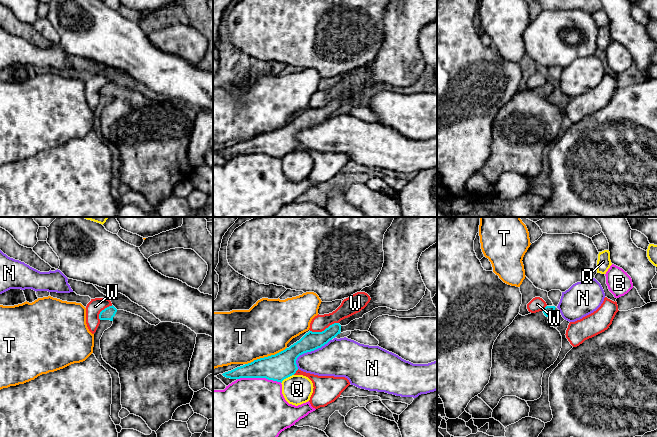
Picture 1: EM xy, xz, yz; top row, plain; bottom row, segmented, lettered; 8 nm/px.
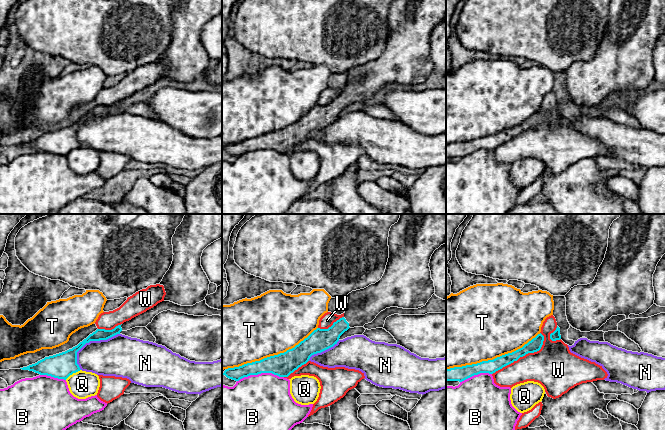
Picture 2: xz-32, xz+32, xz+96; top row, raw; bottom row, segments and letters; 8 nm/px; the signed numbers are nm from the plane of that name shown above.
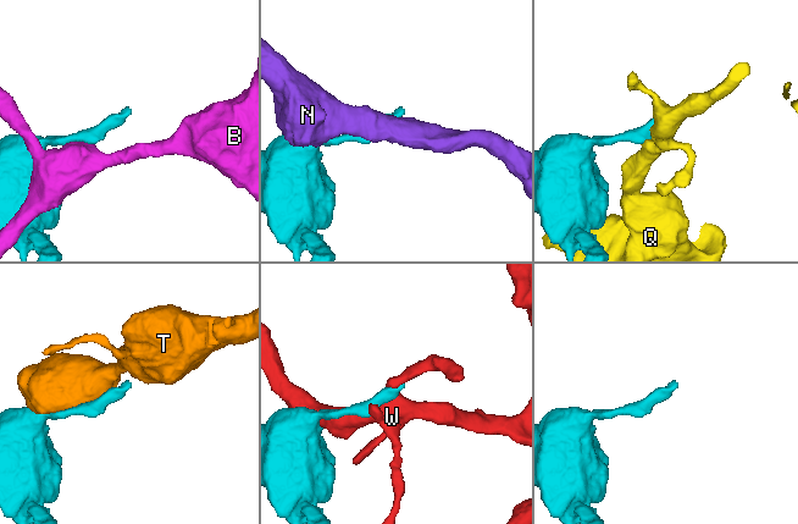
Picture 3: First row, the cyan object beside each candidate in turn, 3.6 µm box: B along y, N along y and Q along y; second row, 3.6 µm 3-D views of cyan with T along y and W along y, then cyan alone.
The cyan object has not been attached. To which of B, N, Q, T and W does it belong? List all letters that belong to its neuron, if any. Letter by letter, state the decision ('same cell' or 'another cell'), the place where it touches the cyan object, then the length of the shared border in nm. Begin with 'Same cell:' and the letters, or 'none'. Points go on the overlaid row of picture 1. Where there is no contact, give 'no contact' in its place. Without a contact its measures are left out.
Same cell: none
B: another cell; meets cyan in xz at (259, 377); contact 360 nm long
N: another cell; meets cyan in xz at (309, 351); contact 360 nm long
Q: another cell; meets cyan in xz at (286, 377); contact 130 nm long
T: another cell; meets cyan in xz at (265, 357); contact 360 nm long
W: another cell; meets cyan in xz at (325, 329); contact 240 nm long

